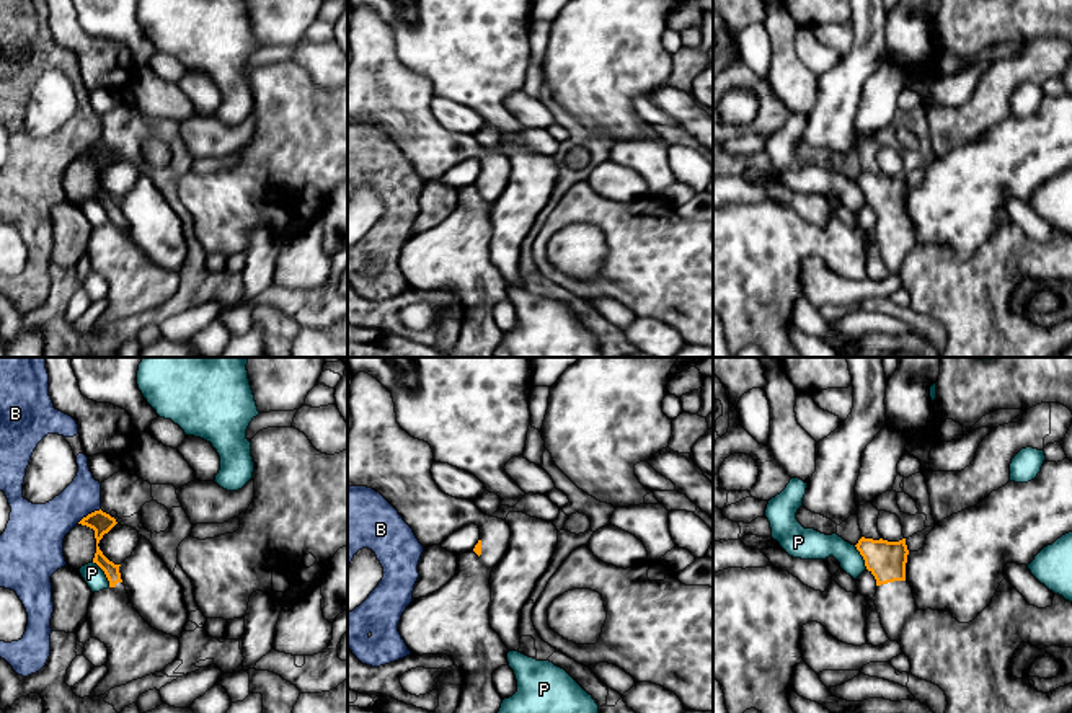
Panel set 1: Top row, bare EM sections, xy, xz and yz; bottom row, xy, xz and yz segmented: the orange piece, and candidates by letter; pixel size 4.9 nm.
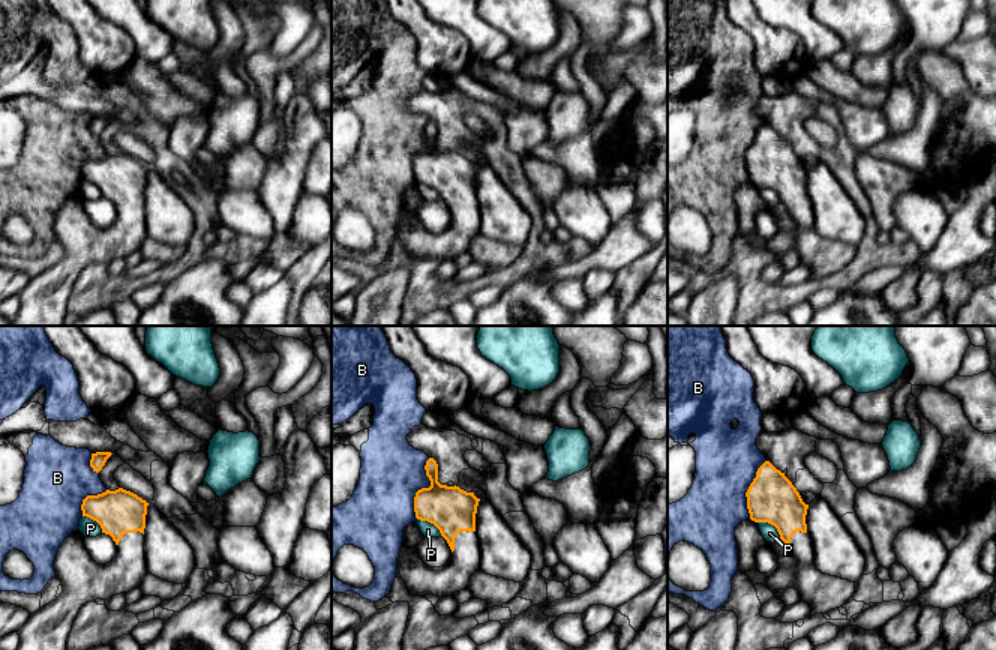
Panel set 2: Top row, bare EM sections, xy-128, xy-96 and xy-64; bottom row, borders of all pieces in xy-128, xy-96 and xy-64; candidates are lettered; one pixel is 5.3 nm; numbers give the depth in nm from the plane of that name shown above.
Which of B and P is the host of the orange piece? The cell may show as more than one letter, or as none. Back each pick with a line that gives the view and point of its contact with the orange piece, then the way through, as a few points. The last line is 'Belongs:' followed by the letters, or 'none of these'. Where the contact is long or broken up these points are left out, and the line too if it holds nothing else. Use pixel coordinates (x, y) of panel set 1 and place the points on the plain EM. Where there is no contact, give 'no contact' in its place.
Belongs: none of these

